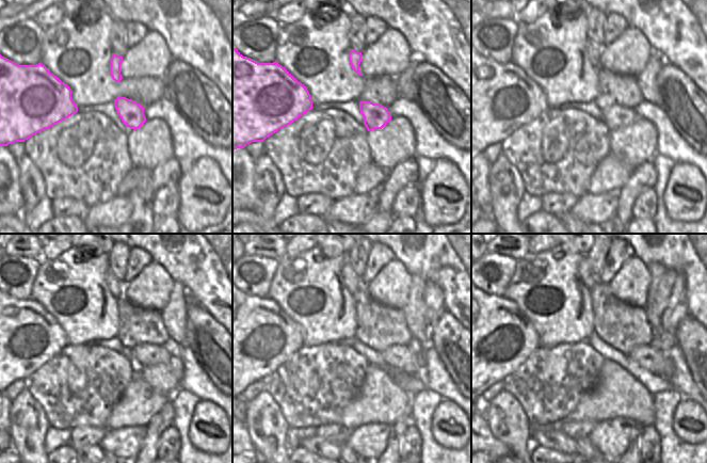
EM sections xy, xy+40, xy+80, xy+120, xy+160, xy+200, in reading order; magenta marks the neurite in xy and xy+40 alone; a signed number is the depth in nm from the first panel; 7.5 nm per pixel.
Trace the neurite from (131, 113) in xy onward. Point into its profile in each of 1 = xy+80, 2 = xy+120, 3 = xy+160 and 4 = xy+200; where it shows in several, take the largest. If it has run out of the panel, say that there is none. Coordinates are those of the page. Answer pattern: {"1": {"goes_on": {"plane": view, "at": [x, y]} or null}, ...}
{"1": {"goes_on": {"plane": "xy+80", "at": [616, 116]}}, "2": {"goes_on": {"plane": "xy+120", "at": [145, 354]}}, "3": {"goes_on": {"plane": "xy+160", "at": [396, 356]}}, "4": {"goes_on": {"plane": "xy+200", "at": [640, 354]}}}

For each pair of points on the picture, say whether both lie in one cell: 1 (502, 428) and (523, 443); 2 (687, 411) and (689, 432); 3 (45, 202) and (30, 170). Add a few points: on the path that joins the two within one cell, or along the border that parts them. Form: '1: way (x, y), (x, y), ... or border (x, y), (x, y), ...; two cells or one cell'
1: way (508, 428), (517, 437); one cell
2: way (681, 417), (677, 422), (683, 428); one cell
3: border (45, 194), (33, 207), (22, 212); two cells

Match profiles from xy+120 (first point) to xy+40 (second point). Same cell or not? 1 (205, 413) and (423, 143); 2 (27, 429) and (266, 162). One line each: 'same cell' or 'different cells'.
1: different cells
2: same cell

